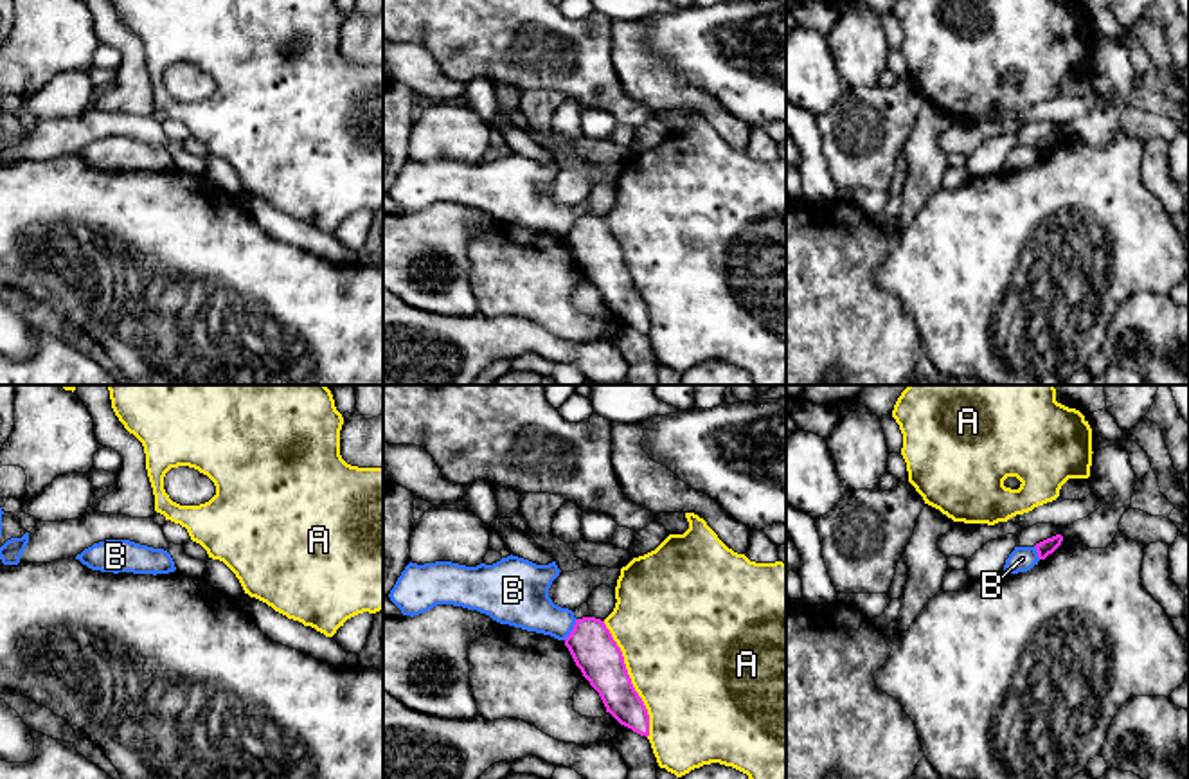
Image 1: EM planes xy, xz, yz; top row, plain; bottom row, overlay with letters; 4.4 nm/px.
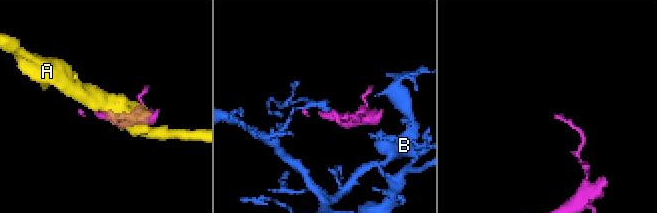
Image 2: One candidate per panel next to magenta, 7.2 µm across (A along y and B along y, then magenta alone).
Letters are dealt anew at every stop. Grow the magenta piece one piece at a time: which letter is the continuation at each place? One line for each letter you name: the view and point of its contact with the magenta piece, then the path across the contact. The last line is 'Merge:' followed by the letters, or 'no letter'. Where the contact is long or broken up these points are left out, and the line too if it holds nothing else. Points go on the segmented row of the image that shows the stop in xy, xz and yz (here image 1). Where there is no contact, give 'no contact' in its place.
Merge: no letter

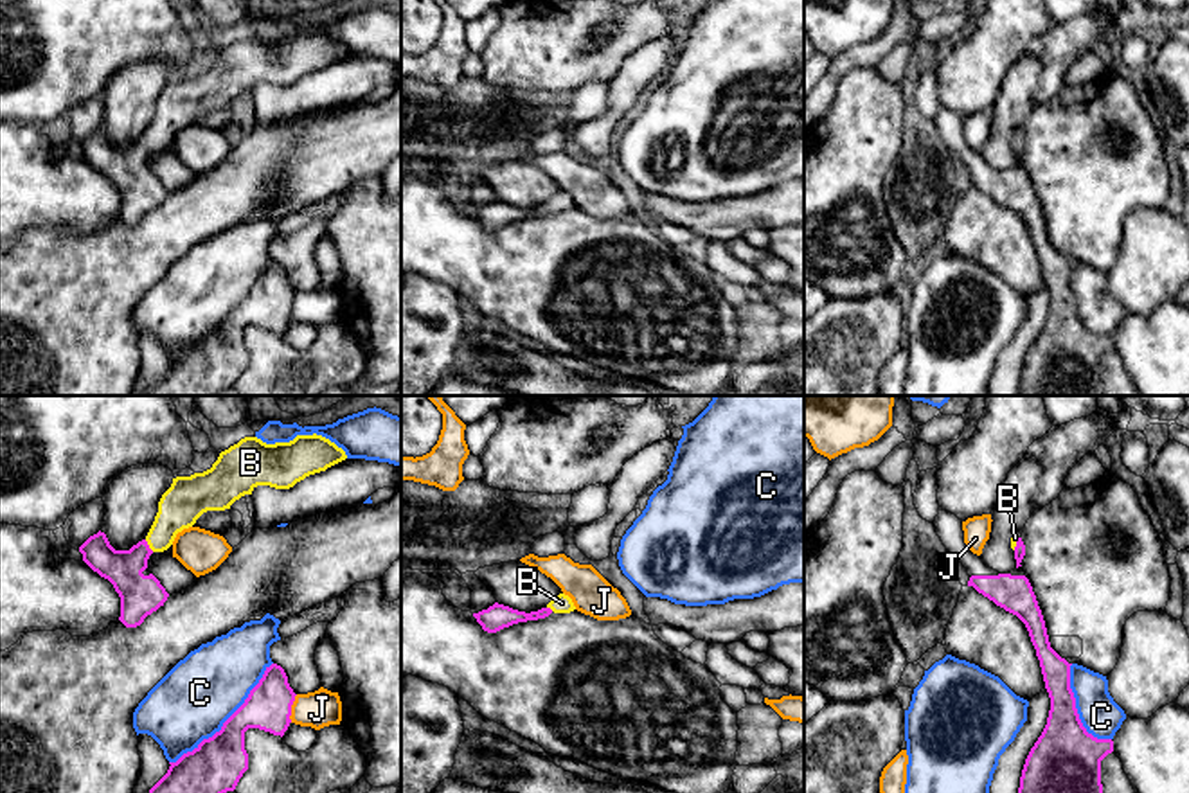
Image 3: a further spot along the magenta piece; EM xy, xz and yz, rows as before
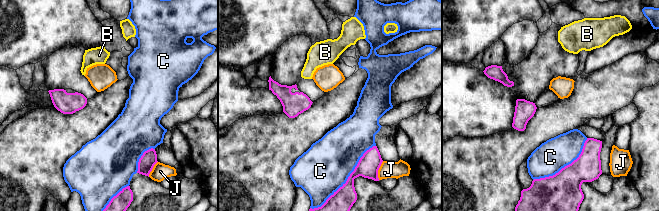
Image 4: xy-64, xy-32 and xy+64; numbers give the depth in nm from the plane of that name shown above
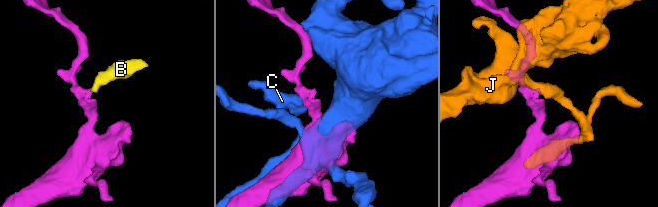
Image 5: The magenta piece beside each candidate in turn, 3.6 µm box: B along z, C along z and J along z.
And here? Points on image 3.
B: meets magenta in xy at (148, 545); runs through xy (141, 596), (135, 558), (148, 545), (184, 502)
Merge: B

